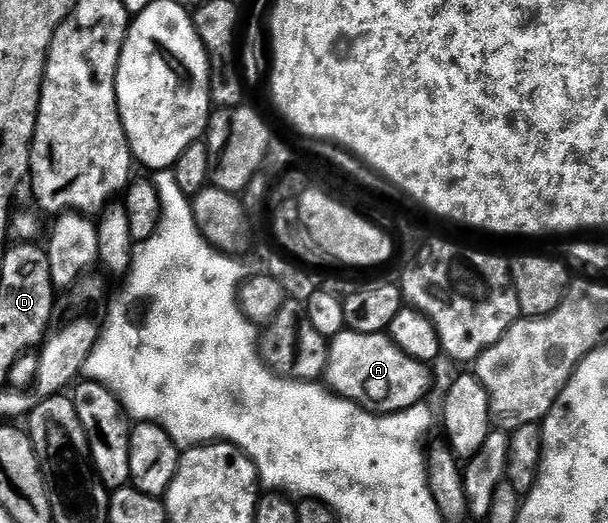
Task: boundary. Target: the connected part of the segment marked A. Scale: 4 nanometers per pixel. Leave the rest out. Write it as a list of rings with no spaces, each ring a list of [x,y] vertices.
[[[345,328],[329,338],[328,344],[330,354],[324,381],[331,393],[383,415],[402,413],[427,400],[431,366],[412,359],[412,355],[404,355],[404,351],[400,351],[400,347],[396,347],[394,340],[386,333],[360,335],[360,331]]]

